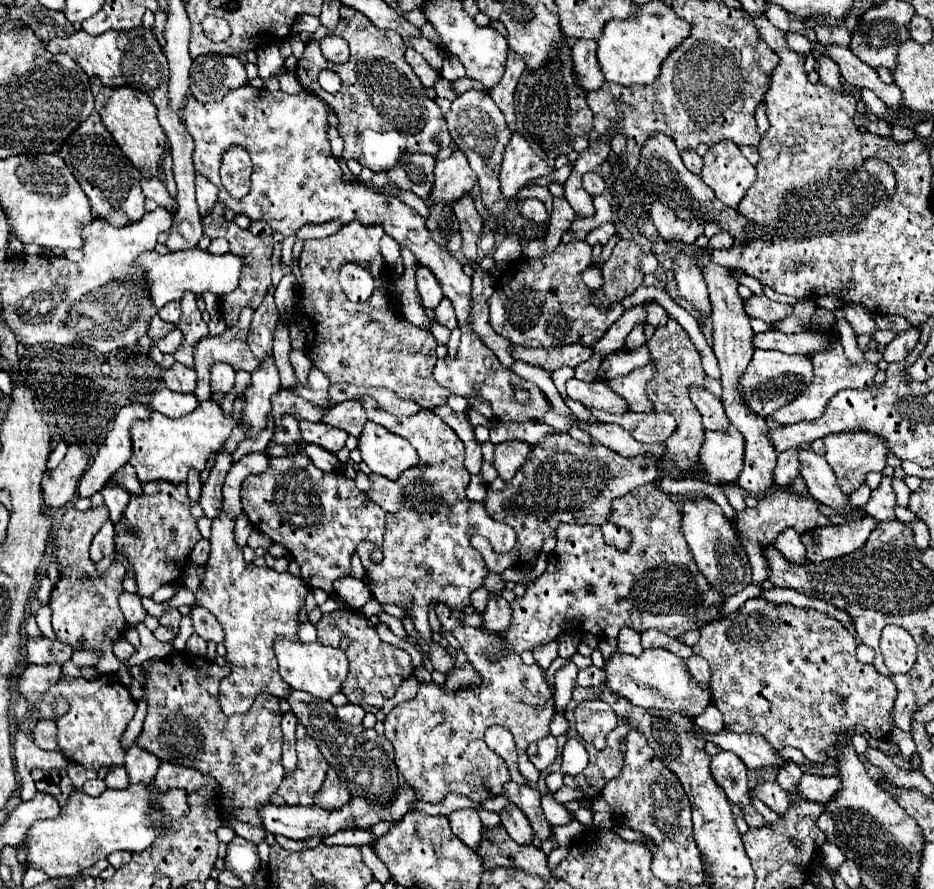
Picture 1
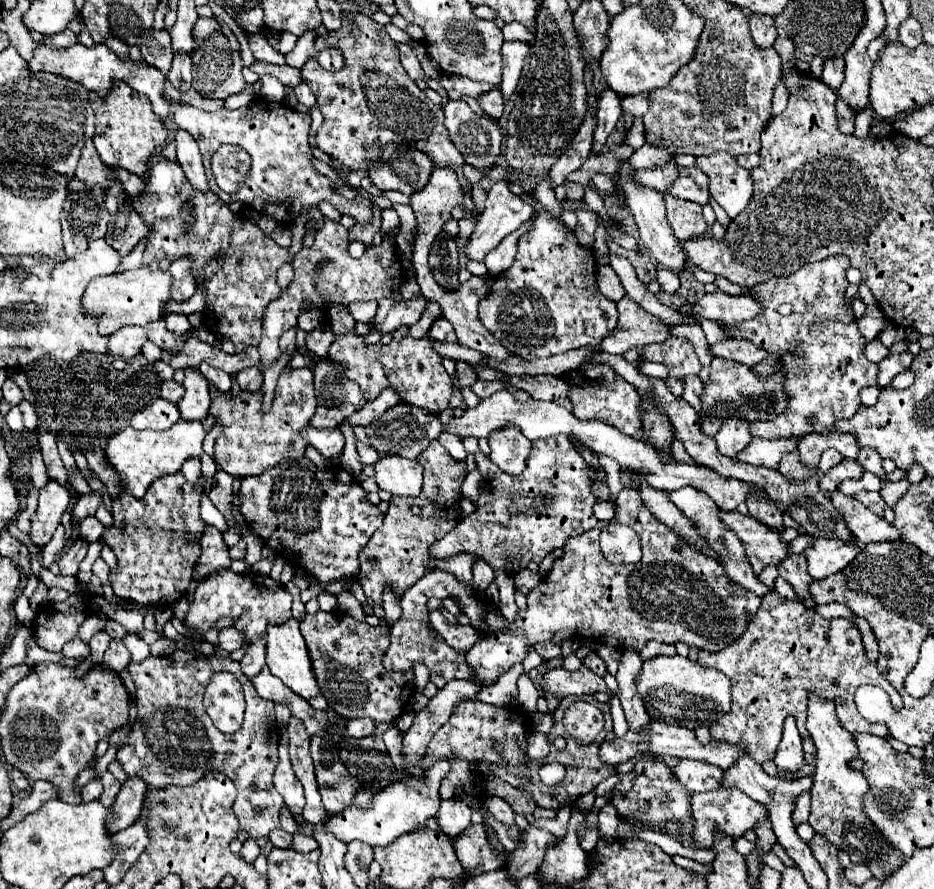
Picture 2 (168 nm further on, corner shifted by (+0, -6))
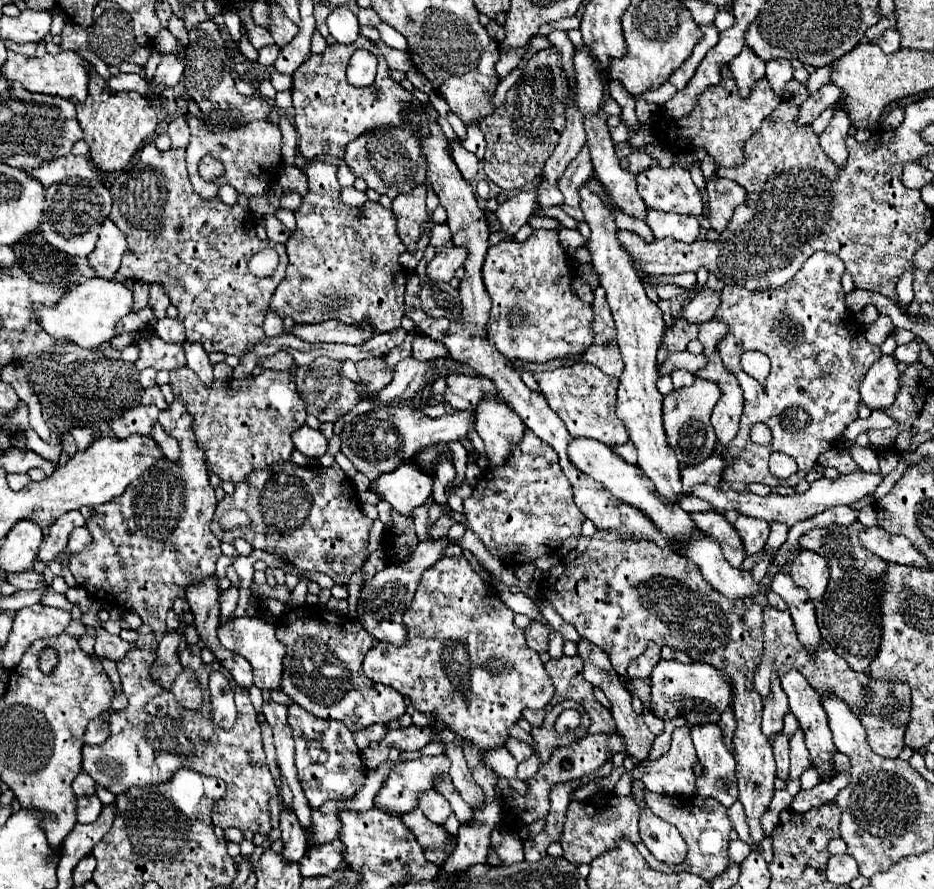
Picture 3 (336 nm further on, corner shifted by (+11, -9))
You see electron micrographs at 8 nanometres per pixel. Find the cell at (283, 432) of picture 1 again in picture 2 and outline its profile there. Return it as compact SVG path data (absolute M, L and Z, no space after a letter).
M286 369L282 371L276 387L276 397L268 413L260 411L262 393L240 395L222 393L210 385L210 413L216 415L216 421L222 423L224 433L216 439L214 461L218 467L230 475L246 477L260 475L264 469L278 465L282 459L300 459L309 443L304 440L300 431L308 425L310 417L316 413L316 391L314 391L314 373L310 369Z

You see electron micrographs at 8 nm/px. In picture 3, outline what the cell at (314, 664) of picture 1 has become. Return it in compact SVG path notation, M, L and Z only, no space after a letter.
M245 614L241 618L229 618L225 624L219 624L217 638L227 650L243 656L251 664L253 682L255 682L257 688L261 688L261 690L279 688L279 682L281 682L281 660L285 656L285 646L275 638L275 626L273 624L267 624L261 618L257 618L257 616L247 616Z

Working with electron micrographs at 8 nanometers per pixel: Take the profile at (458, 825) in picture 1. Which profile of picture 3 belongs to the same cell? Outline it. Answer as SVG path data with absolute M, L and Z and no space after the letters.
M433 790L421 794L419 808L423 810L423 814L425 814L433 824L439 824L439 826L443 826L445 820L447 820L447 816L451 814L449 802L445 802L445 798L441 798L441 794L437 794L437 792L433 792Z

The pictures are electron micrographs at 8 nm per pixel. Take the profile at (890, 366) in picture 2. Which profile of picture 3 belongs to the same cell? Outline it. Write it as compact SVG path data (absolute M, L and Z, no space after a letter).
M881 356L861 382L861 400L869 410L889 408L901 388L901 374L893 356Z

